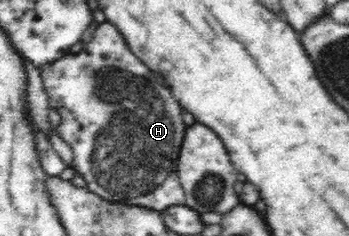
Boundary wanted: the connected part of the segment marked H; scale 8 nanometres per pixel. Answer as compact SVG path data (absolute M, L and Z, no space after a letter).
M100 23L93 34L93 38L88 43L83 44L80 52L75 54L69 53L65 57L53 61L53 63L43 65L40 75L43 79L45 92L48 95L48 103L51 108L57 110L57 113L61 117L61 122L56 127L56 131L58 131L60 138L73 150L71 167L75 170L76 175L83 177L86 188L103 197L105 201L114 201L115 203L125 205L137 205L162 212L172 205L183 205L185 203L185 192L176 172L177 159L183 143L183 135L185 135L185 131L183 131L185 126L183 118L181 118L182 107L172 96L171 90L157 83L157 75L153 75L153 71L138 57L135 57L135 54L130 50L130 47L127 47L127 43L125 43L125 39L121 35L122 33L119 33L117 28L113 27L111 23Z

